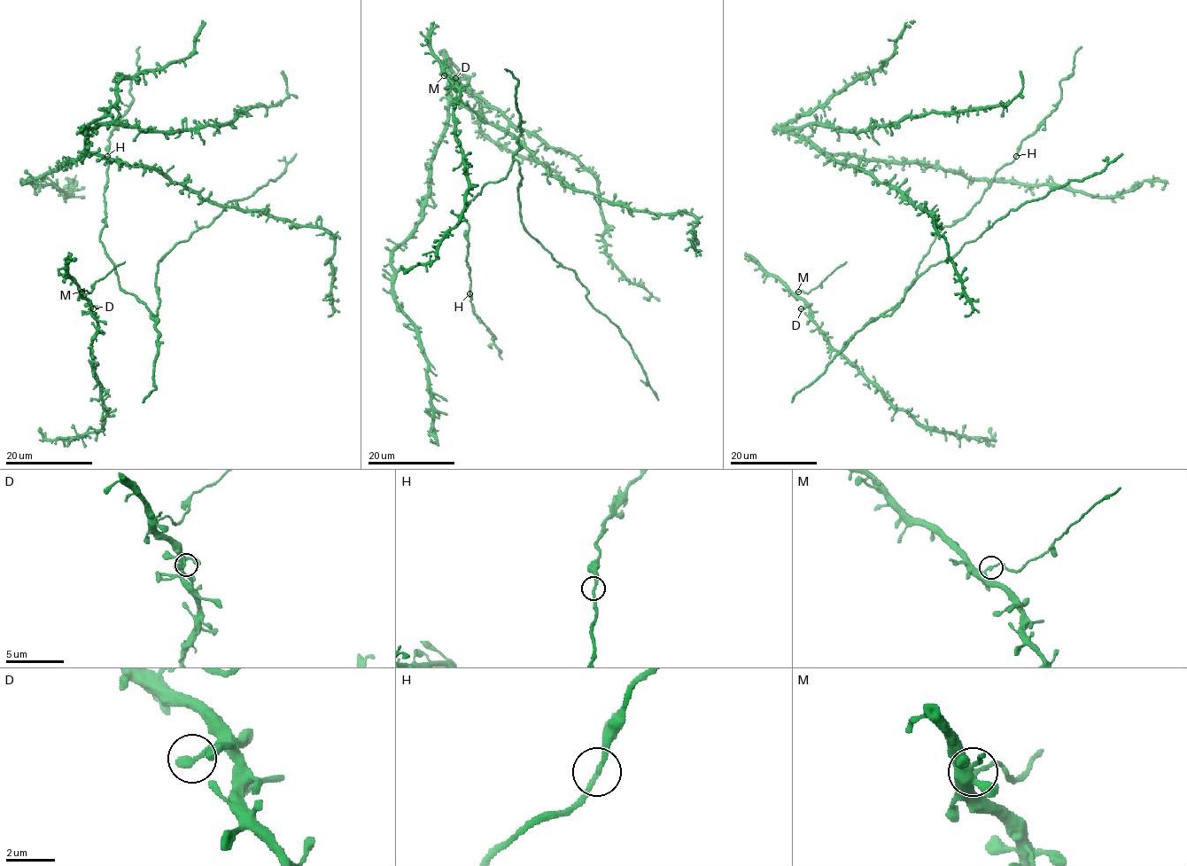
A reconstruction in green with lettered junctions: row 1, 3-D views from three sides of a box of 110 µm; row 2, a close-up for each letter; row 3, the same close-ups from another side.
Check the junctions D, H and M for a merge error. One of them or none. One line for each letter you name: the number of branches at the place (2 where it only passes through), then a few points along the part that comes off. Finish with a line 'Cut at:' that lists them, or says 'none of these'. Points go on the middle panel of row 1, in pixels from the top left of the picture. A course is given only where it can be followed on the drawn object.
M: 2 branches meet; foreign part runs (445, 75), (458, 99), (486, 123)
Cut at: M

